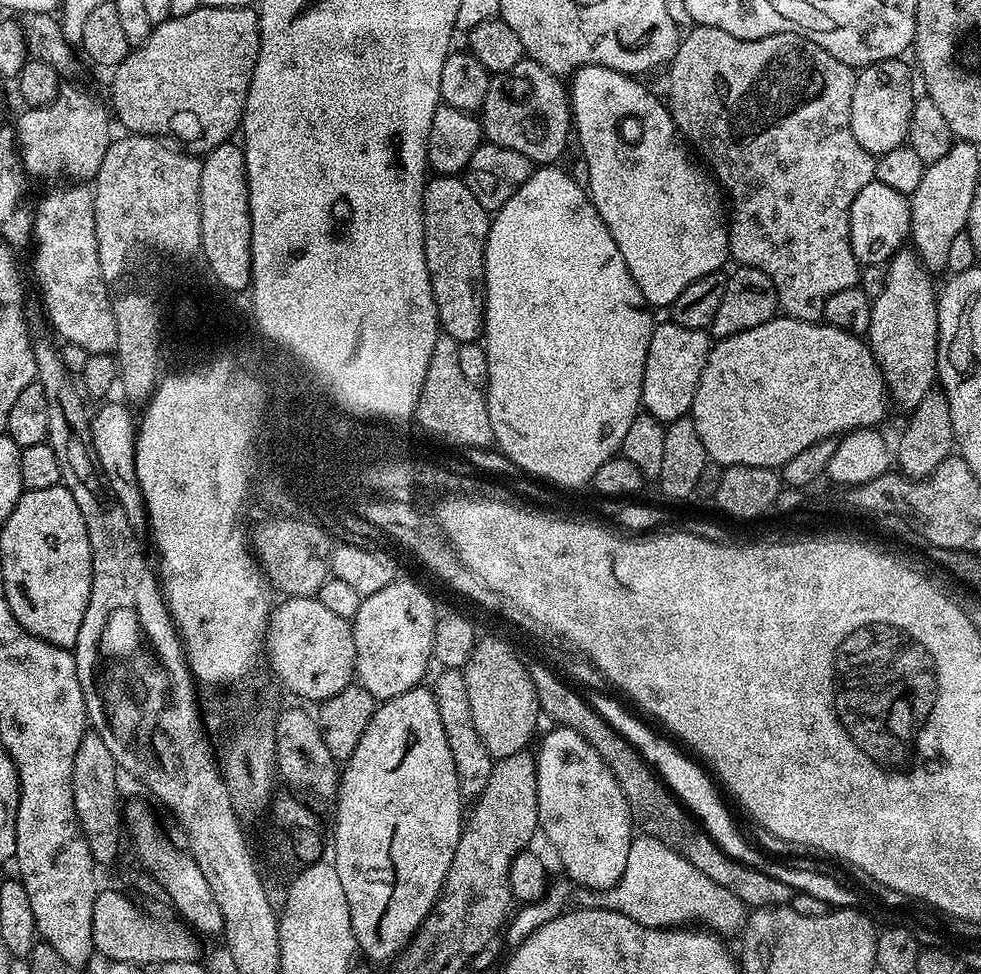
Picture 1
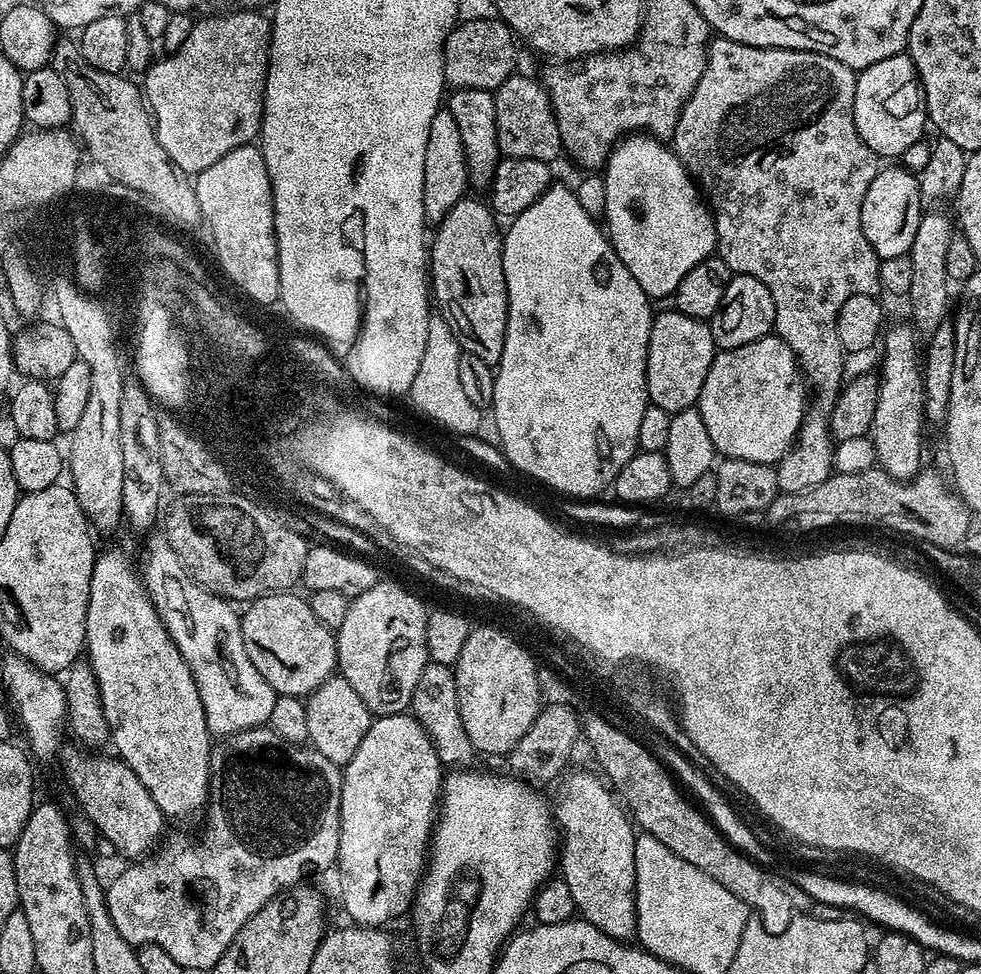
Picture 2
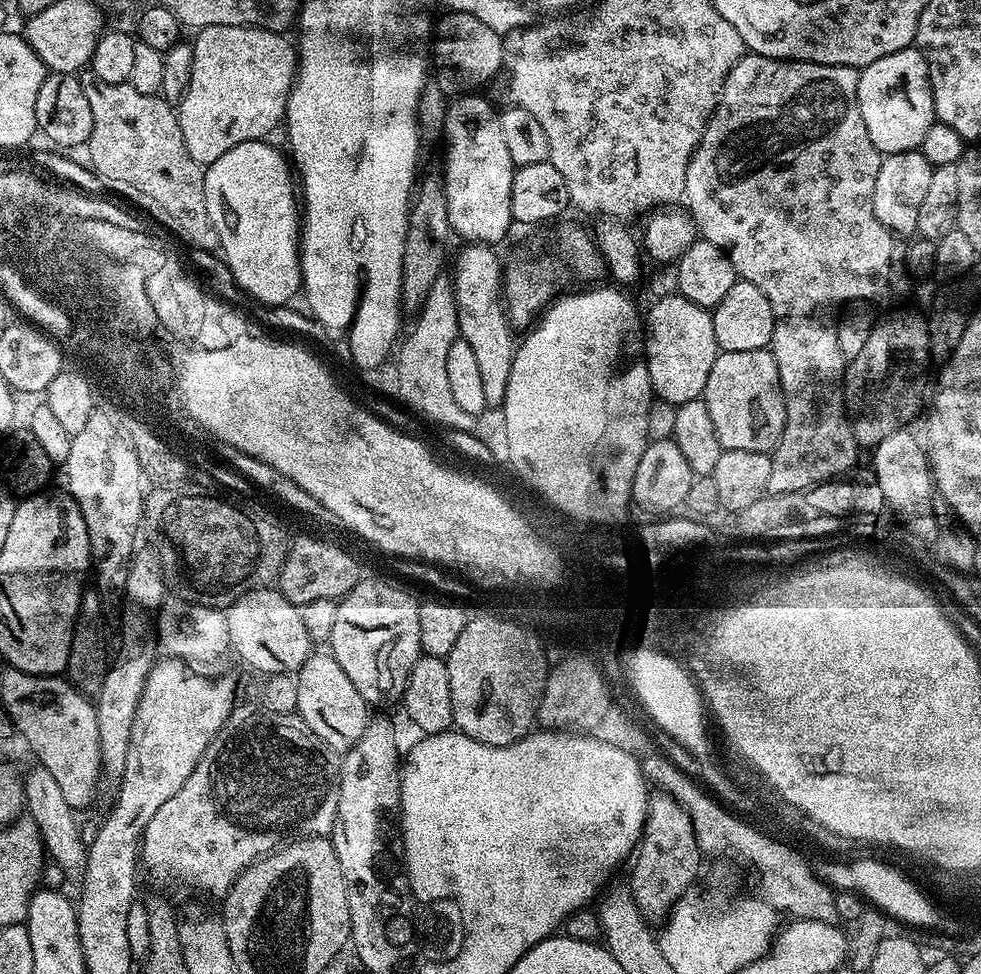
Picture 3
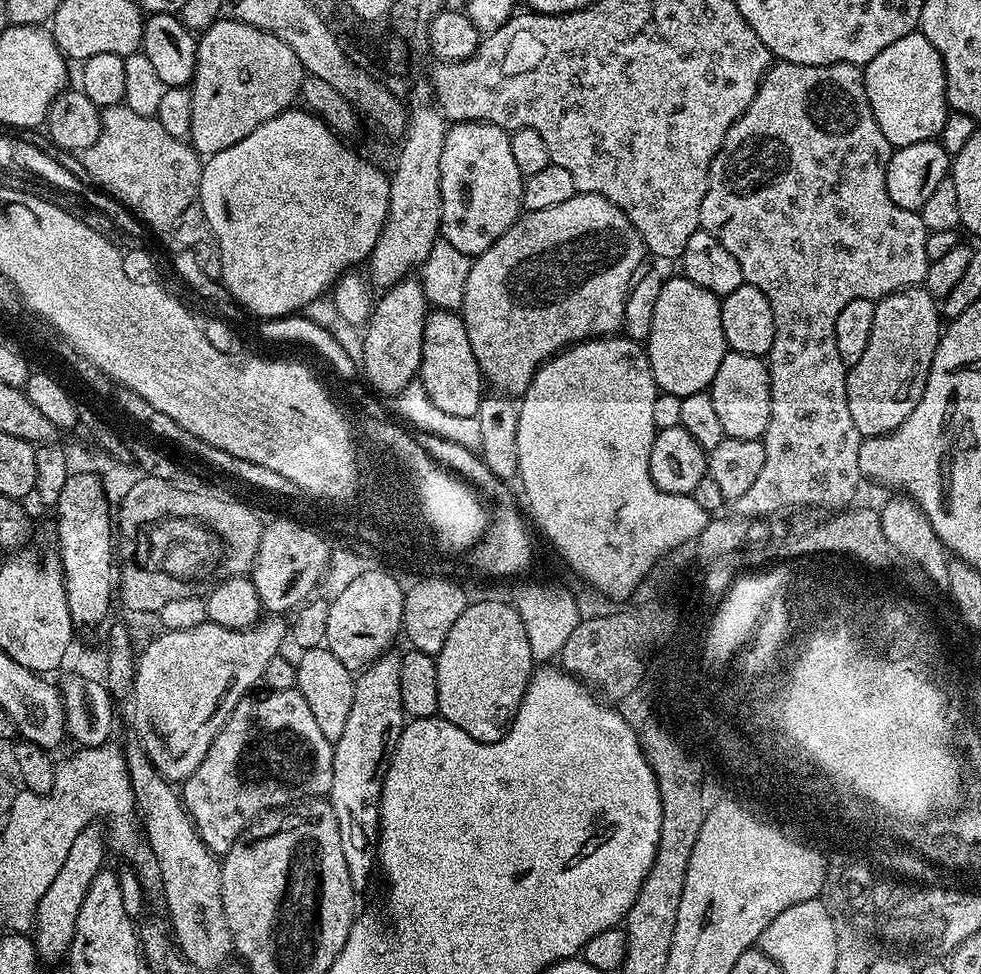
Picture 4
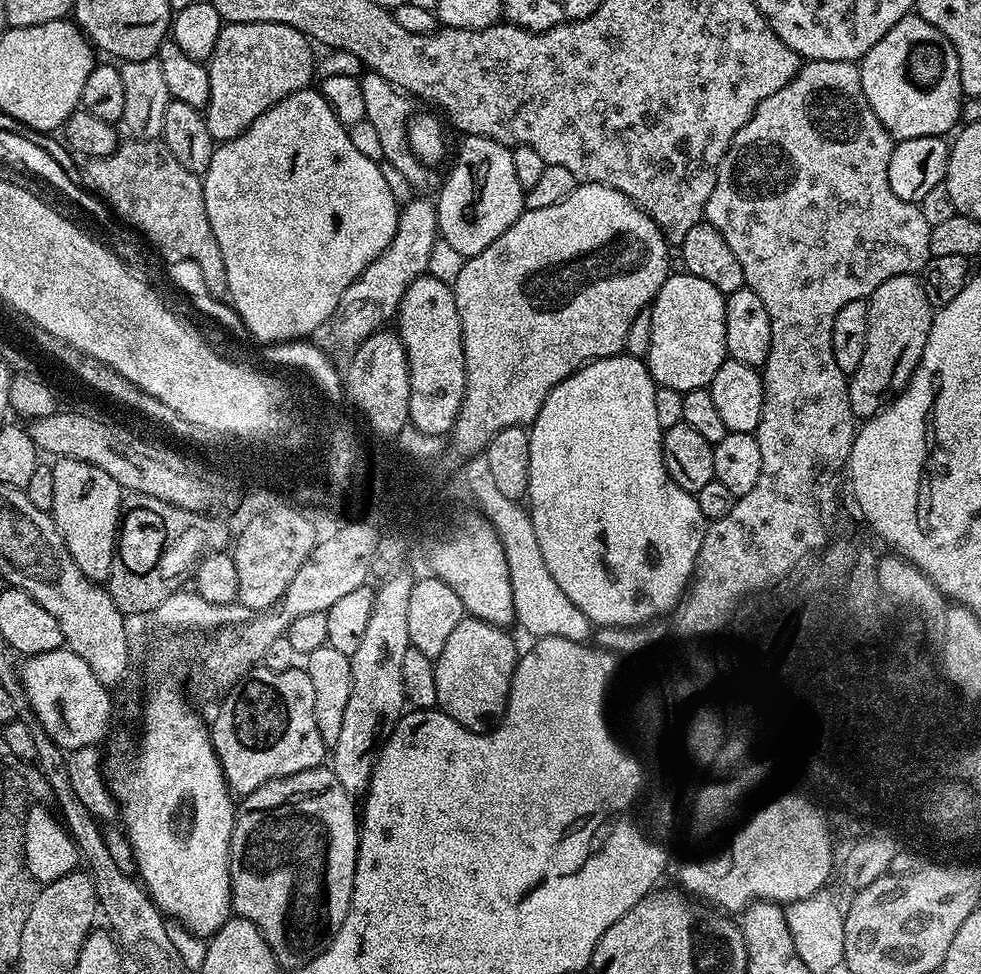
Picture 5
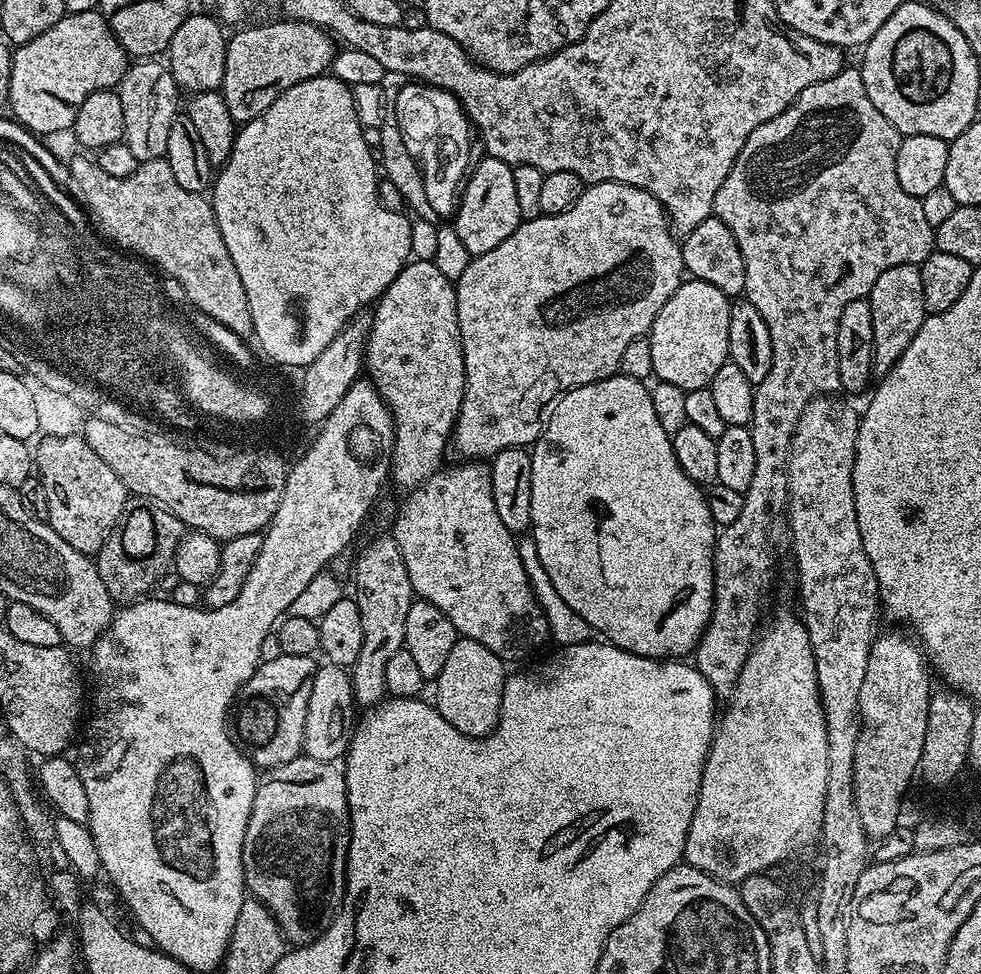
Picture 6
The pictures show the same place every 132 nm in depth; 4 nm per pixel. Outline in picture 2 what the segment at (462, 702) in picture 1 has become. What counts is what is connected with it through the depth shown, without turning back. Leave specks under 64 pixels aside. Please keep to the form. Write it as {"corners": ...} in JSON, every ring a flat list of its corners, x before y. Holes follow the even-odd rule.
{"corners":[[428,663,422,670,422,678,418,678,418,686,414,686,414,698,410,709,426,734,432,739,434,750,438,754,441,765,448,770,460,770,474,757,474,749,470,742,470,734,466,734,466,726,462,726,462,714,458,710,458,686,456,673,449,665]]}

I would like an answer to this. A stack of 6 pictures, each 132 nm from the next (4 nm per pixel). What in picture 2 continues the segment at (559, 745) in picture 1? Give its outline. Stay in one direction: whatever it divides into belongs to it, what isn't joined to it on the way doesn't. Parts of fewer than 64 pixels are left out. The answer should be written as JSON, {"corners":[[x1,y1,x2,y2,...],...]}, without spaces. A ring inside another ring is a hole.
{"corners":[[595,771,570,772,559,781,560,805,555,805,554,808,554,819,562,833,562,847,558,852,559,875,566,882,566,886,570,886,576,911,583,919,598,926,598,930,610,934,615,940,631,941,636,935,634,846,638,835,637,829,629,813,622,807,621,801,614,795,613,789]]}

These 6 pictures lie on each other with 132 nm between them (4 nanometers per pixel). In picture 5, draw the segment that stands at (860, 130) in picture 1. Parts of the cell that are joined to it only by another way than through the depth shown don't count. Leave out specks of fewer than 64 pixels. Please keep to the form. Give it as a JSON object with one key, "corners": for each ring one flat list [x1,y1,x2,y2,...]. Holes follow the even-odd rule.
{"corners":[[903,16,893,28,886,30,884,37,859,61,858,67,862,90,878,122,882,122,893,141,944,136,961,123,958,54,945,32,921,16]]}

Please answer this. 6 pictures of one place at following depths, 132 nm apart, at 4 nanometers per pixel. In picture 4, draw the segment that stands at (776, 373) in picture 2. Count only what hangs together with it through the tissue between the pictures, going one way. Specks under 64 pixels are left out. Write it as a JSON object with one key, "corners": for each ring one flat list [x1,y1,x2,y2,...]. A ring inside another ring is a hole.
{"corners":[[725,352,722,366,712,379,714,410,722,422,725,437,734,440,759,440,770,422,770,378,767,363,759,356]]}

